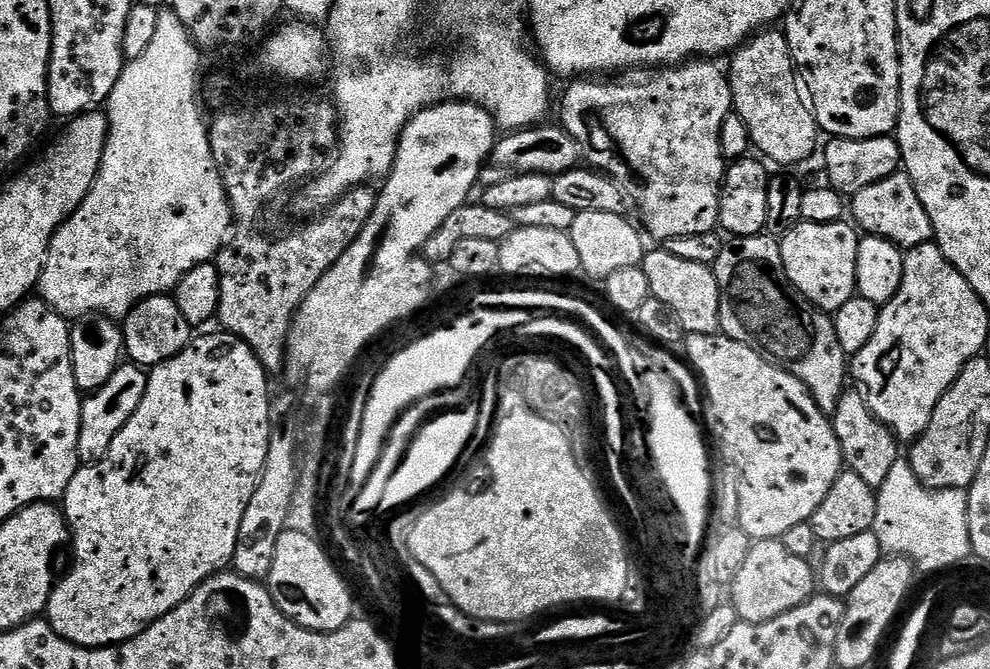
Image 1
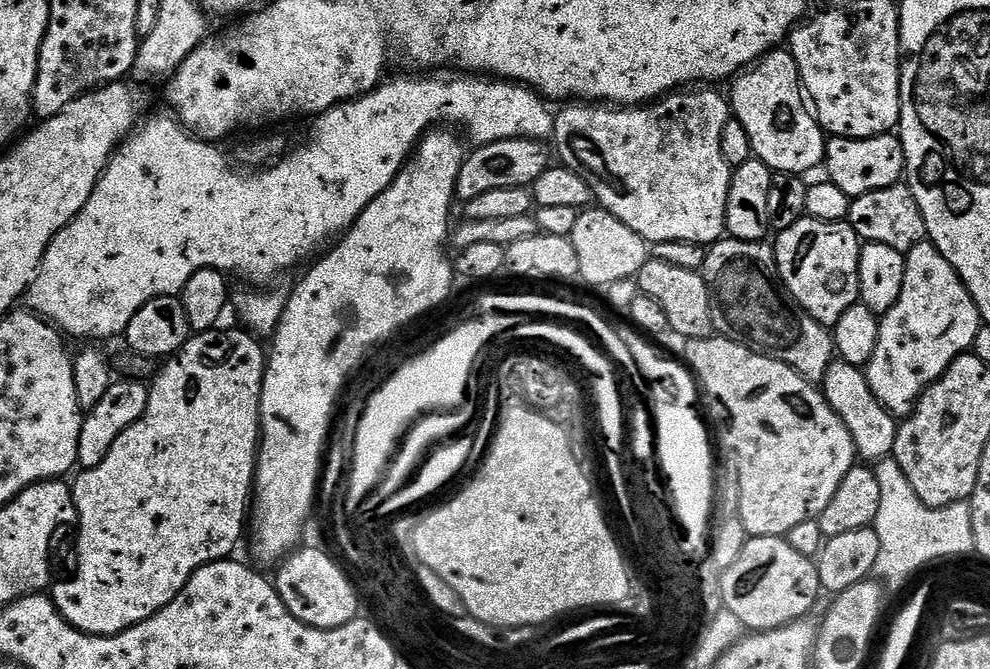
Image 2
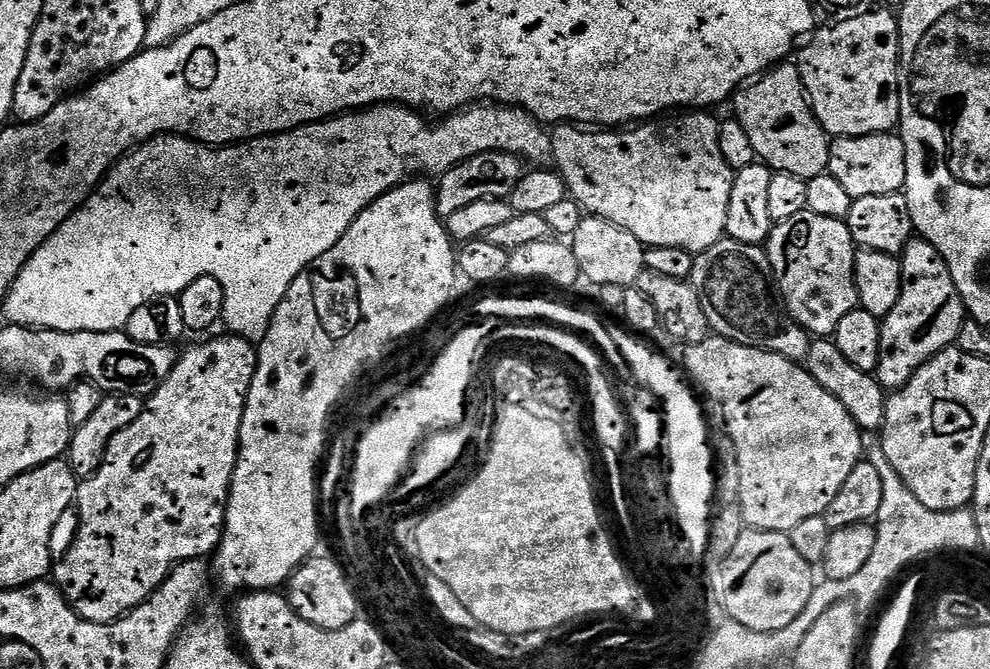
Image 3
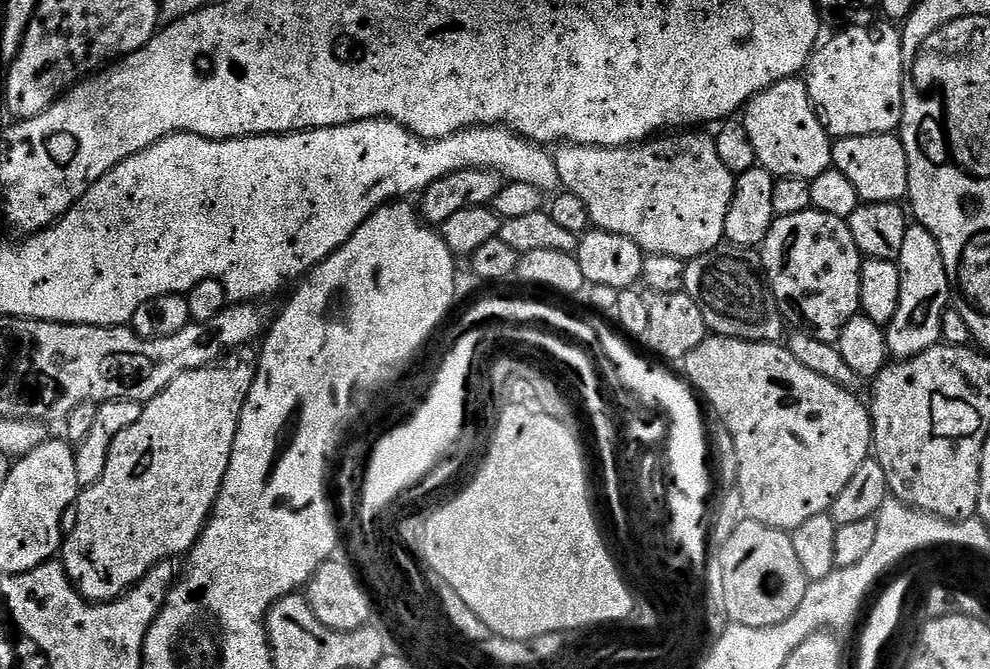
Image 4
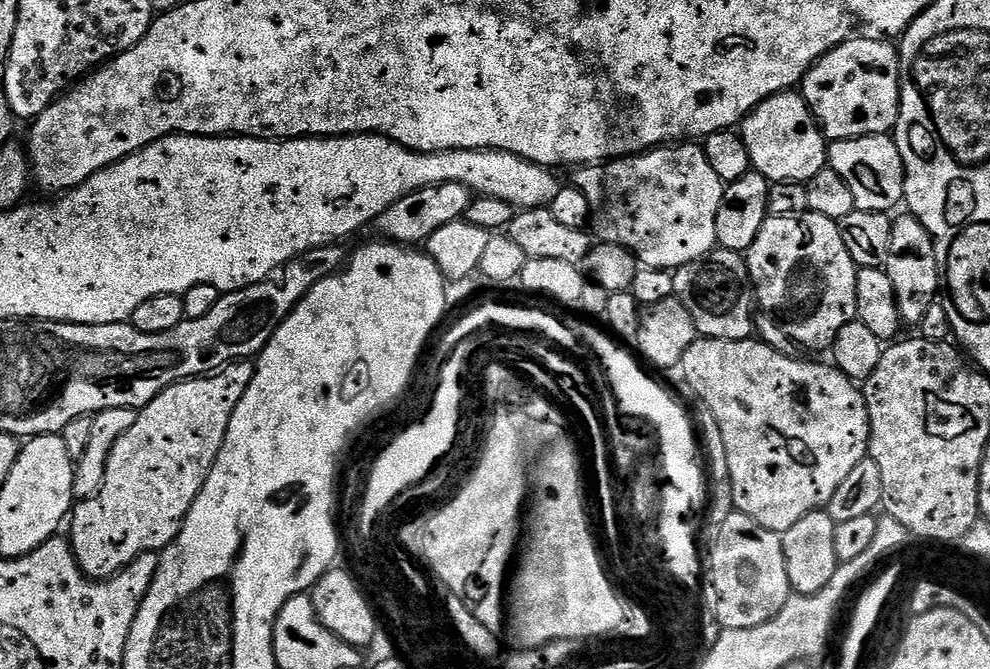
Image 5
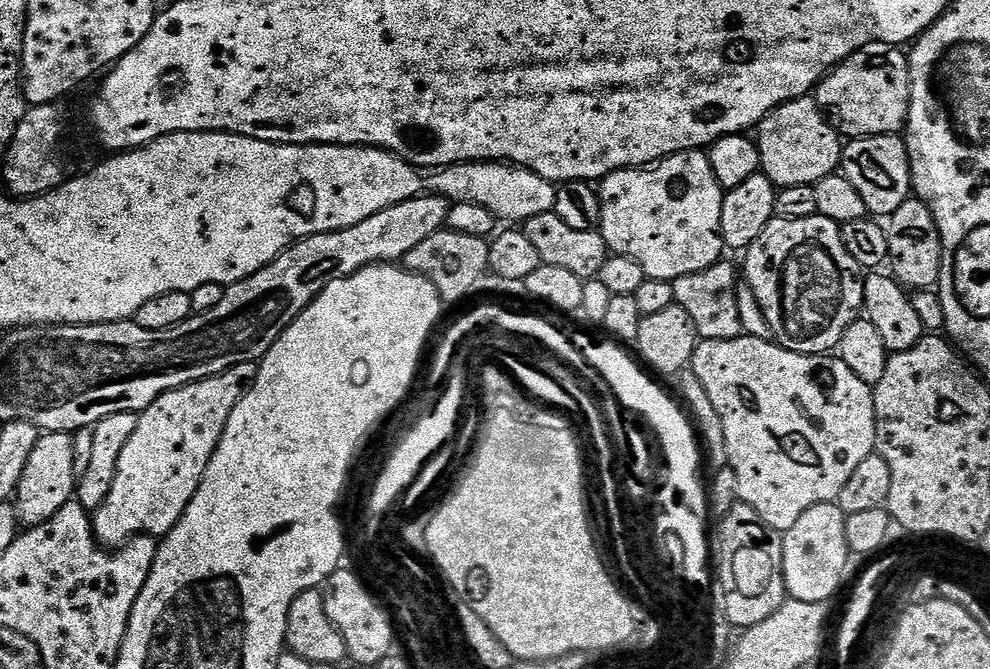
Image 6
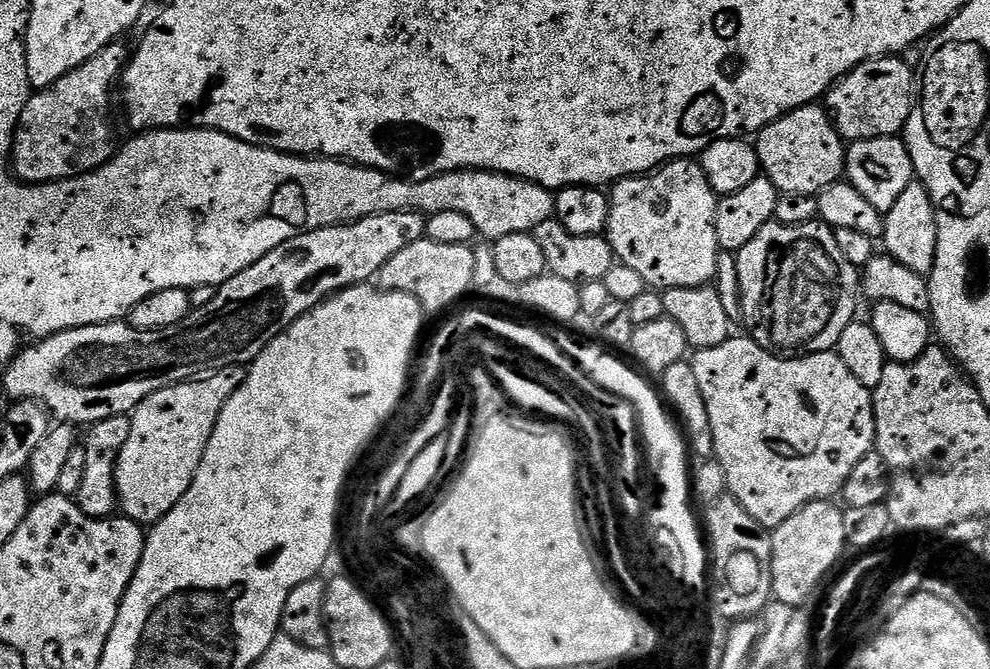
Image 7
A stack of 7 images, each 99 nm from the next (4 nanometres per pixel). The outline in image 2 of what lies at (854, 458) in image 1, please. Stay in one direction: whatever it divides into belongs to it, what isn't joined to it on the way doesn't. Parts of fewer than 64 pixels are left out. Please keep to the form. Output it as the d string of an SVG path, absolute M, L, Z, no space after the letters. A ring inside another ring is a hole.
M836 358L828 364L827 372L825 372L820 386L824 399L842 418L843 424L850 432L857 455L866 462L878 462L889 457L896 441L898 424L897 421L894 422L895 417L881 406L876 395L870 390L865 371L857 365Z

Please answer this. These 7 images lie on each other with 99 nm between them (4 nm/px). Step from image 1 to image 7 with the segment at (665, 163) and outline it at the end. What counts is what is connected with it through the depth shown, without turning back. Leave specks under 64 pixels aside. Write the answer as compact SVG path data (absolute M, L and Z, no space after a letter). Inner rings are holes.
M695 159L673 160L654 172L643 176L627 176L625 180L618 180L611 185L606 238L617 261L642 274L649 289L703 288L717 279L722 253L716 237L717 203L718 197Z

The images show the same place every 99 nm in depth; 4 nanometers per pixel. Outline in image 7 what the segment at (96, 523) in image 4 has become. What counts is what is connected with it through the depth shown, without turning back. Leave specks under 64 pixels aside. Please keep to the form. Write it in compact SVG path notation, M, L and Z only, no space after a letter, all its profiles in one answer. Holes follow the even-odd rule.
M235 364L203 378L185 380L183 384L171 384L168 388L150 394L131 413L130 438L126 438L126 446L122 446L116 463L116 499L119 511L127 519L134 520L141 526L151 526L170 514L170 510L174 510L182 494L190 490L194 474L202 462L202 454L210 442L210 434L214 434L214 426L226 402L236 393L238 386L242 386L245 375L245 369Z

